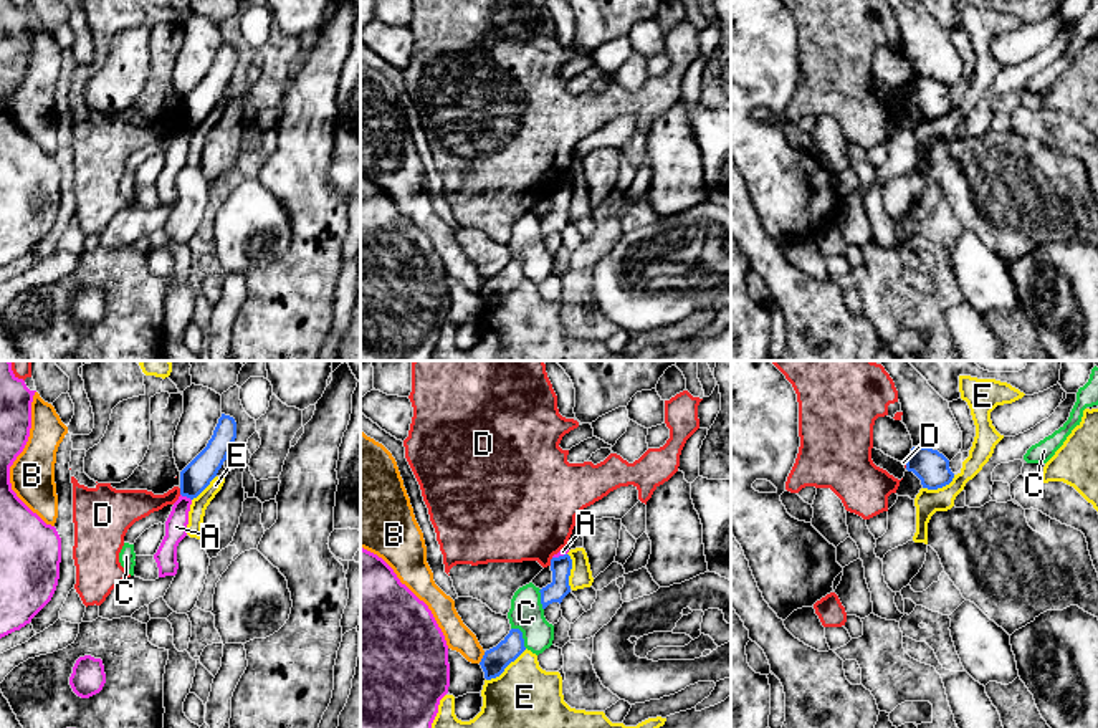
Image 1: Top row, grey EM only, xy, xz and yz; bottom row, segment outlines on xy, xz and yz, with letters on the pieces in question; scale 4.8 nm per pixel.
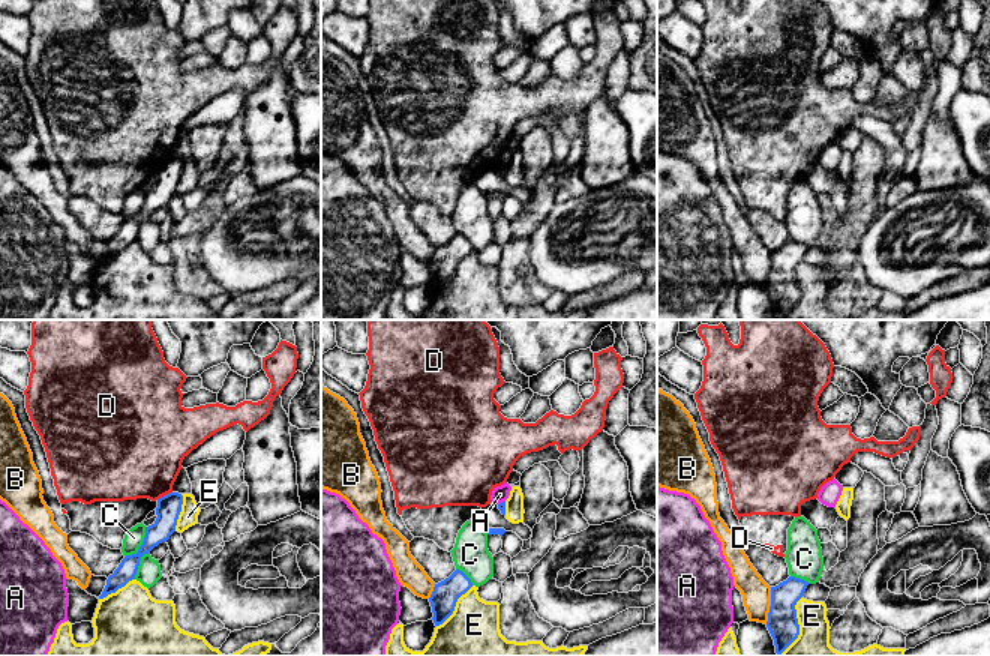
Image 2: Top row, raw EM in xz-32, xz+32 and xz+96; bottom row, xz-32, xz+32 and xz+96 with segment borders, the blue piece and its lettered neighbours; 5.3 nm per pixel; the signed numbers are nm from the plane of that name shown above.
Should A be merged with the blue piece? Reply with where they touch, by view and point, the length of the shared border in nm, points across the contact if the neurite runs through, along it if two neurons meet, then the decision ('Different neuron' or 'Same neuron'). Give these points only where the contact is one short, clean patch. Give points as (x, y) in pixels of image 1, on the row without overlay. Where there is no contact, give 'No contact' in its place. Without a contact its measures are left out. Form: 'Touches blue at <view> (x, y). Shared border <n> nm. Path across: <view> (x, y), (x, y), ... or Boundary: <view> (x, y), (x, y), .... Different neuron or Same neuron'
Touches blue at xy (186, 124). Shared border 70 nm. Boundary: xy (181, 123), (190, 129). Different neuron

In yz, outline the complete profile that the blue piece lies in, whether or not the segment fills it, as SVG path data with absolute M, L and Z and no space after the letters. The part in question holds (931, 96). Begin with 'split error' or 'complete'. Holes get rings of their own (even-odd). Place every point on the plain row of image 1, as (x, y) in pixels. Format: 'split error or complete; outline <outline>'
complete; outline M913 76L905 91L906 99L921 109L923 117L938 119L949 114L954 108L949 89L929 76Z

